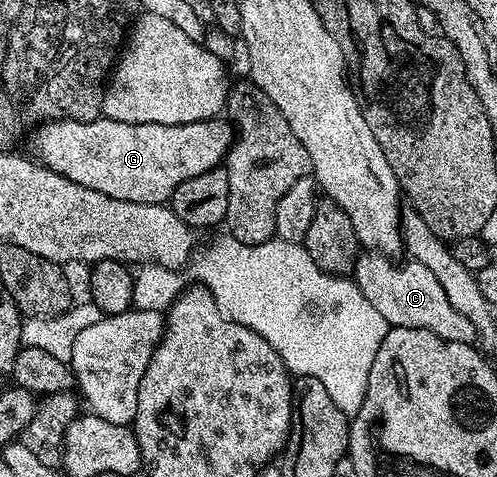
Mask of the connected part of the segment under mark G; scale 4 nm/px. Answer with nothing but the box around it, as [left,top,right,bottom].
[35,116,233,206]

